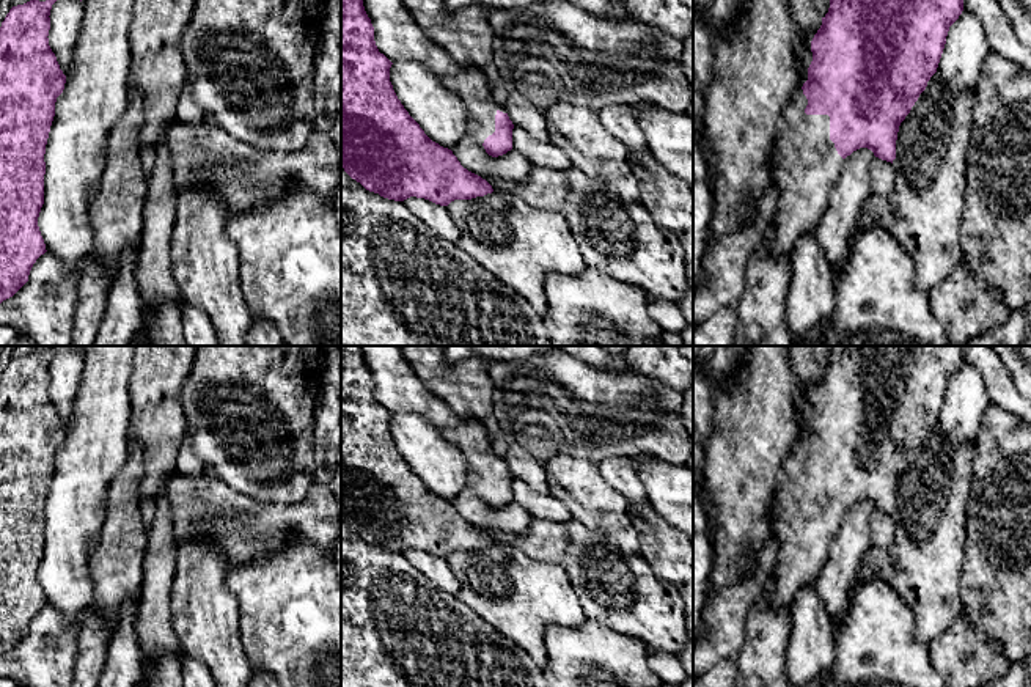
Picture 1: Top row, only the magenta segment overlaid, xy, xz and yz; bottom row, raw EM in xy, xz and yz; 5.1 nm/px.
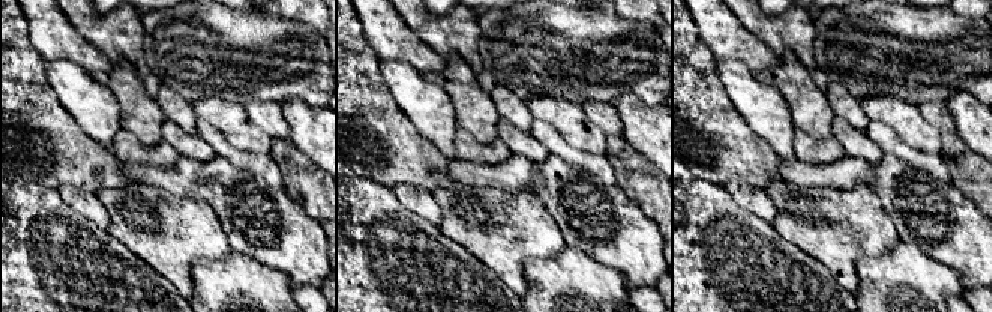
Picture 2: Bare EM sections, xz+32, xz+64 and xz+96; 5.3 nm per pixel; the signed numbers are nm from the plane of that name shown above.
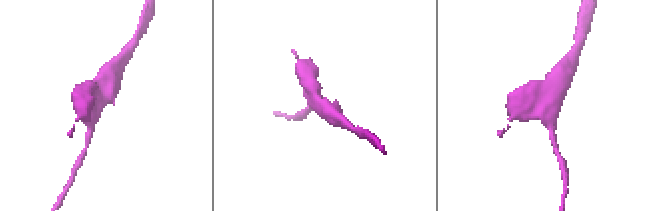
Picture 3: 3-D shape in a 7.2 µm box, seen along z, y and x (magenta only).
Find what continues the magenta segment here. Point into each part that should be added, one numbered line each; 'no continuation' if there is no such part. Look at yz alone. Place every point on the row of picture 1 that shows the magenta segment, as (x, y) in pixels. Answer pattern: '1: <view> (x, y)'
1: yz (807, 165)

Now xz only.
1: xz (470, 84)

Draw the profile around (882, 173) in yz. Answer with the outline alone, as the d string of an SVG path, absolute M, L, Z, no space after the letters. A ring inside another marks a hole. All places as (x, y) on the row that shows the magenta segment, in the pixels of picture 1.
M875 157L871 163L871 189L874 195L888 195L896 182L896 170L891 162Z

